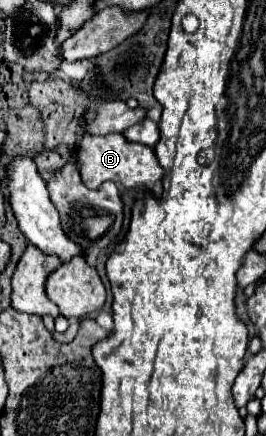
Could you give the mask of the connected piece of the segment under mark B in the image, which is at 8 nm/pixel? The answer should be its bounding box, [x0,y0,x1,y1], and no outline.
[77,118,161,196]

